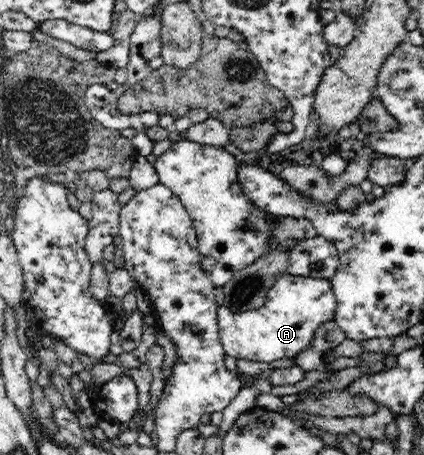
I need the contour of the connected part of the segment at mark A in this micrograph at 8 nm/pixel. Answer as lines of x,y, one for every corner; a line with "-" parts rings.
286,273
280,276
275,284
272,284
264,304
259,308
247,312
231,312
225,305
219,307
220,340
226,354
236,359
242,358
243,360
253,360
253,362
275,362
281,358
295,358
299,352
311,346
314,332
321,324
334,320
336,306
337,301
332,291
330,279
293,276

